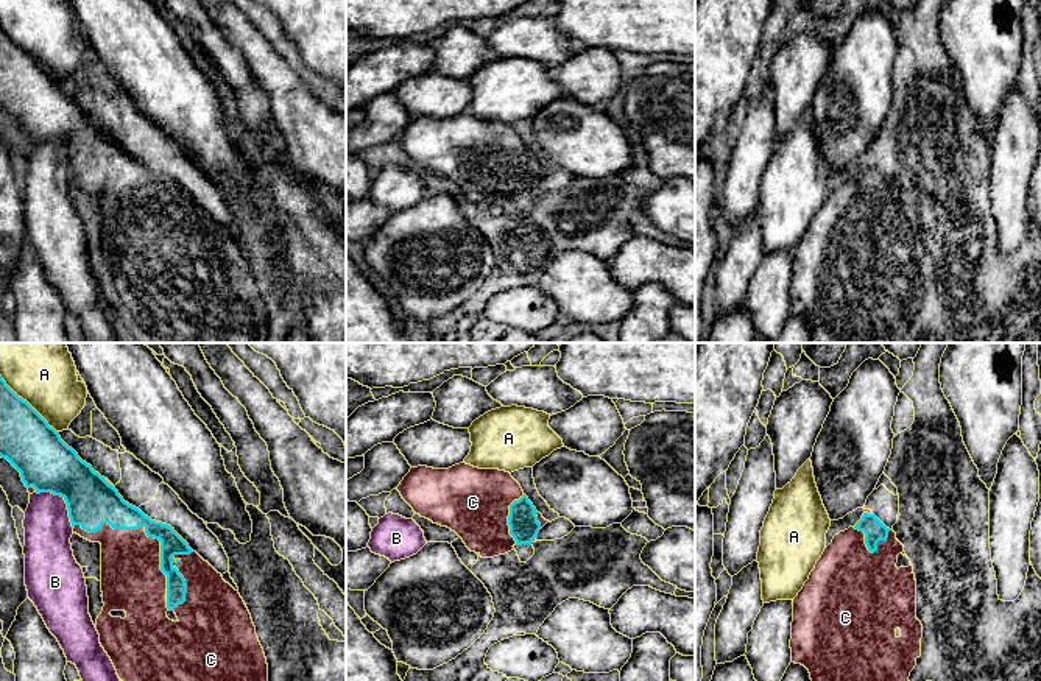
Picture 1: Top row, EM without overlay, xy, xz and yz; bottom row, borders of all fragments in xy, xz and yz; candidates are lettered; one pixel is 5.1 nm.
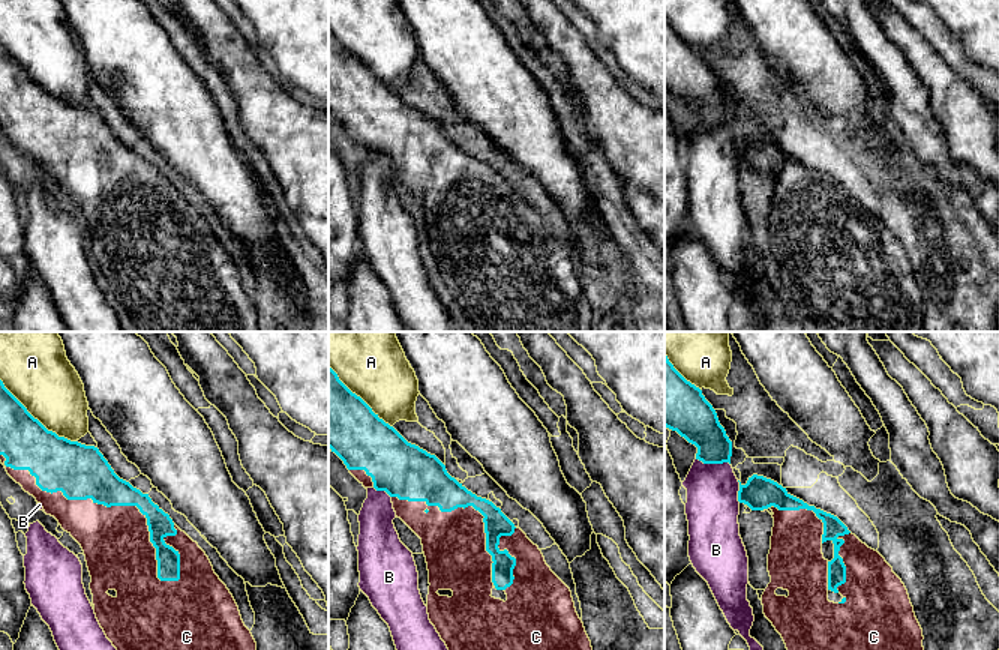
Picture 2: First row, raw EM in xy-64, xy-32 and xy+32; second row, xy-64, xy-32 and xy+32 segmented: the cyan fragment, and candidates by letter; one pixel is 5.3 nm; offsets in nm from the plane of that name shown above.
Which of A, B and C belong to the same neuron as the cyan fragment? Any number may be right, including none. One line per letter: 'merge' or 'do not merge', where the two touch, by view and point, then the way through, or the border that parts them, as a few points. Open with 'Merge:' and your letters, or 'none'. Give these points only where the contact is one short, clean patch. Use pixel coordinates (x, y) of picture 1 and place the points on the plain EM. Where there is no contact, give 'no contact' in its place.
Merge: C
A: do not merge; meets cyan in xy at (28, 55)
B: do not merge; meets cyan in xy at (64, 150)
C: merge; meets cyan in xy at (148, 187)

